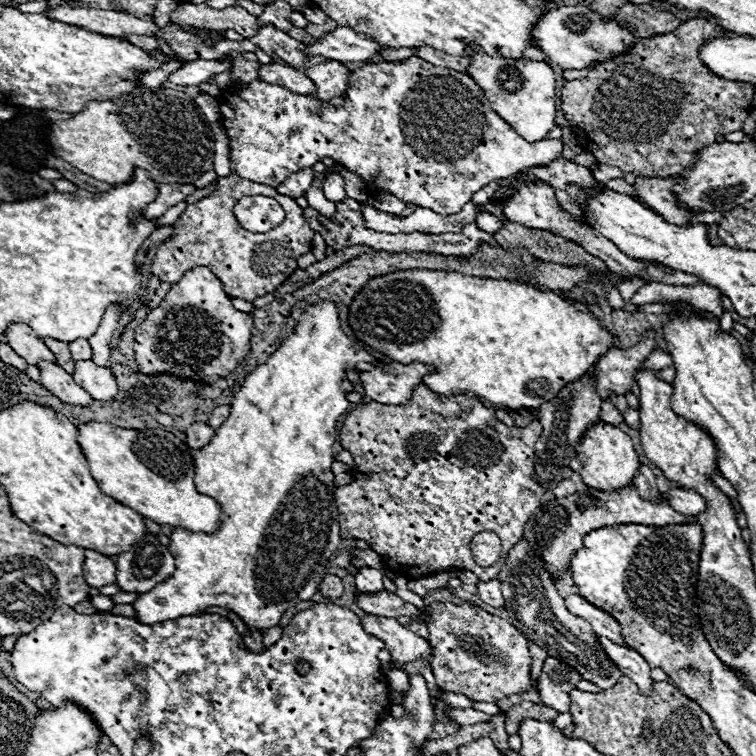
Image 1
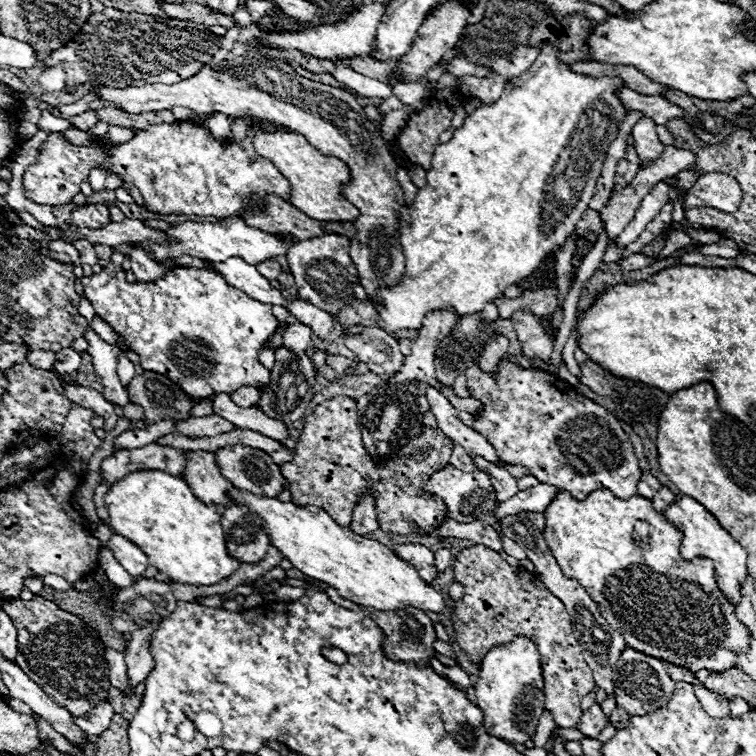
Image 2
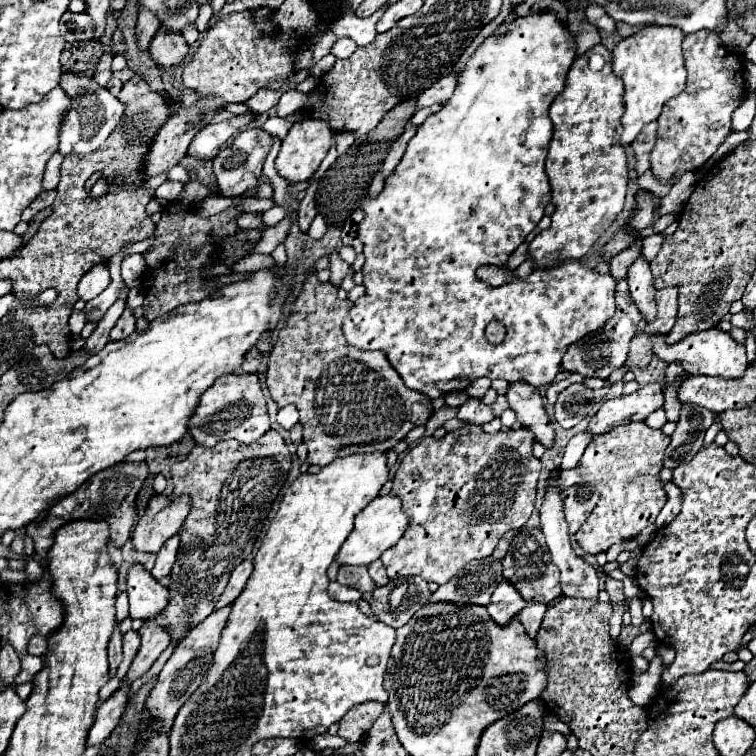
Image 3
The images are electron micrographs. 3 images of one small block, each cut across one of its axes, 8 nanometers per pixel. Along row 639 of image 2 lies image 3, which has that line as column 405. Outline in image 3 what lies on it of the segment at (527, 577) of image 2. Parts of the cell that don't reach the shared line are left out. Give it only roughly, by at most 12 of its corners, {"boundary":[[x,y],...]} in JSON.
{"boundary":[[526,430],[422,438],[392,478],[390,578],[446,584],[520,530]]}

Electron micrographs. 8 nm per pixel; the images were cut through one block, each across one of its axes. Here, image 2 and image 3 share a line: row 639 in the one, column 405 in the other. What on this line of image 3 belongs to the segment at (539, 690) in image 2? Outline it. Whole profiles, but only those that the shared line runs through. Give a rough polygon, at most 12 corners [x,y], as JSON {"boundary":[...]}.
{"boundary":[[378,496],[356,514],[334,560],[368,566],[400,540],[400,500]]}

